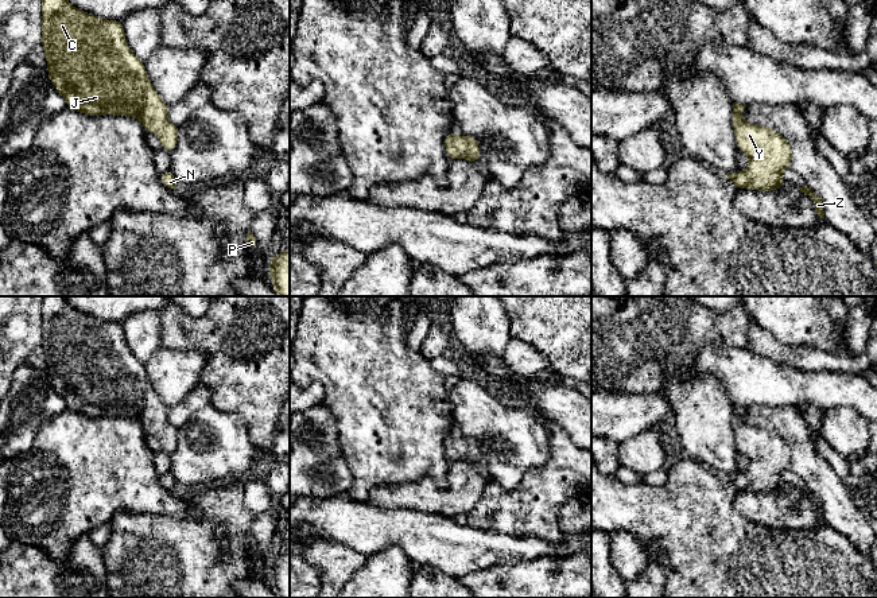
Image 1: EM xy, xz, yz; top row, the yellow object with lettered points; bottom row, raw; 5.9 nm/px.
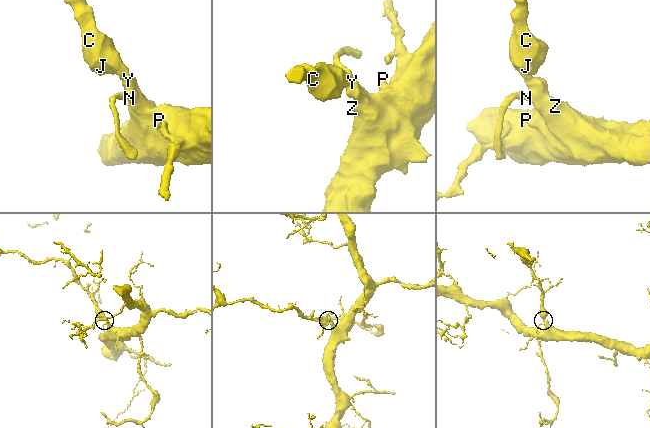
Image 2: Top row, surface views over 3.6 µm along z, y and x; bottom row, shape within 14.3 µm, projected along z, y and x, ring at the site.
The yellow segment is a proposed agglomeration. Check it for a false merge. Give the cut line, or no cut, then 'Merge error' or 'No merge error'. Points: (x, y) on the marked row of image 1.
No split. No merge error

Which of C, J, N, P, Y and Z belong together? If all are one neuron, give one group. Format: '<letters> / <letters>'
C J N P Y Z

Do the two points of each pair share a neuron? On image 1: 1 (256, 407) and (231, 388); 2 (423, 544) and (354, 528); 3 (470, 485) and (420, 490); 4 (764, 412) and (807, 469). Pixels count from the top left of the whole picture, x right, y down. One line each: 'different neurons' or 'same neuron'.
1: same neuron
2: same neuron
3: same neuron
4: same neuron

